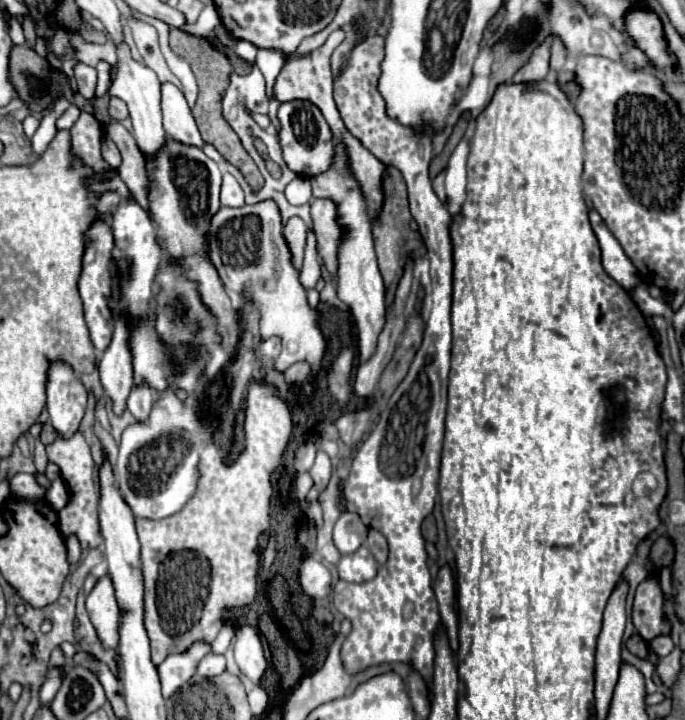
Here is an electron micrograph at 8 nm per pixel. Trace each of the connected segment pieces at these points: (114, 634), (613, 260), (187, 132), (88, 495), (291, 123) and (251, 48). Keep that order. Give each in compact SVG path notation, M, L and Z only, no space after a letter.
M107 573L97 577L85 605L103 645L115 649L115 643L119 643L119 605L115 603L115 589L111 587L111 577Z
M591 209L589 211L589 219L591 219L591 227L599 239L599 245L601 245L601 259L603 259L603 269L625 289L633 289L639 279L637 279L637 273L635 273L635 267L633 263L627 259L625 251L621 249L619 241L611 235L611 231L607 229L607 225L603 223L601 215Z
M163 83L161 93L163 93L161 109L163 109L165 133L179 143L187 143L203 149L203 139L199 135L199 129L195 125L195 119L191 115L191 109L183 93L173 83Z
M81 433L71 435L71 439L59 437L55 443L47 447L47 457L51 463L55 463L61 471L63 481L69 487L69 503L59 511L59 529L61 531L71 531L79 537L83 549L91 547L101 547L103 537L99 531L99 519L97 519L97 491L93 483L93 457L87 441L83 439Z
M293 99L279 105L279 143L287 167L301 177L315 177L331 165L333 159L333 133L321 115L319 107L305 99Z
M239 41L237 47L235 47L235 53L237 53L241 59L249 61L249 63L255 63L257 51L259 51L259 49L257 49L253 43L249 43L249 41Z

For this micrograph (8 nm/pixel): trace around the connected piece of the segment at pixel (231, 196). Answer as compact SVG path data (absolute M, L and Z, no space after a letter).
M223 173L219 201L221 201L221 205L227 205L227 207L243 207L245 205L243 191L241 191L237 179L233 175L229 175L229 173Z

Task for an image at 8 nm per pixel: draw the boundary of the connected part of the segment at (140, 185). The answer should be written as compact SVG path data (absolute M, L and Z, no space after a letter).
M107 127L109 137L117 143L123 163L117 169L119 177L129 187L135 201L147 211L147 169L145 169L145 157L139 151L133 135L125 127Z

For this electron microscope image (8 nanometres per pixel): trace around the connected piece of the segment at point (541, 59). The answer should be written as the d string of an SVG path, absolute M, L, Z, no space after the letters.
M547 39L541 47L533 51L531 61L519 69L519 73L513 77L513 83L537 83L543 81L549 73L549 49L551 49L553 39Z

